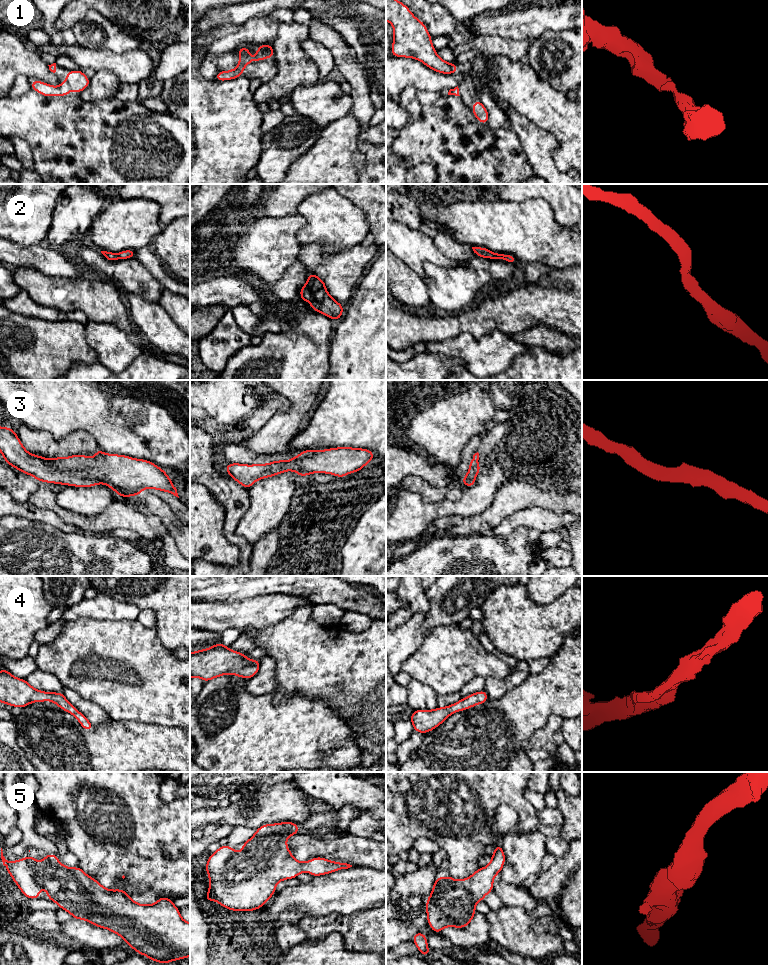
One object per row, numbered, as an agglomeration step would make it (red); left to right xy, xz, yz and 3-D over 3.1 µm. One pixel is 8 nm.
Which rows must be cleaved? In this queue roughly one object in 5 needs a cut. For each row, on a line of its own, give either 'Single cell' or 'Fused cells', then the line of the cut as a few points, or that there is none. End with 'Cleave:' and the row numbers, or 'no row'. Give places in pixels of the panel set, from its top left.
1: Single cell. No split
2: Single cell. No split
3: Single cell. No split
4: Single cell. No split
5: Single cell. No split
Cleave: no row

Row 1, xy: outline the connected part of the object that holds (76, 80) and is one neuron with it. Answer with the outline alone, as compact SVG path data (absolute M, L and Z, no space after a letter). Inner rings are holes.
M81 70L67 71L66 81L59 83L58 87L44 83L42 81L31 80L31 89L37 91L43 96L69 96L69 91L74 90L78 95L90 84L88 78Z

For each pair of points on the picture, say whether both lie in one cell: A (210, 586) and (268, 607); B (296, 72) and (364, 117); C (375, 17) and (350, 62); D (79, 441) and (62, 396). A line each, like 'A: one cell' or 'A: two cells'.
A: two cells
B: two cells
C: two cells
D: two cells

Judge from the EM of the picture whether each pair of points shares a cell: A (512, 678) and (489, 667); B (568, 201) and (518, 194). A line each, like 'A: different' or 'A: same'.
A: different
B: same

